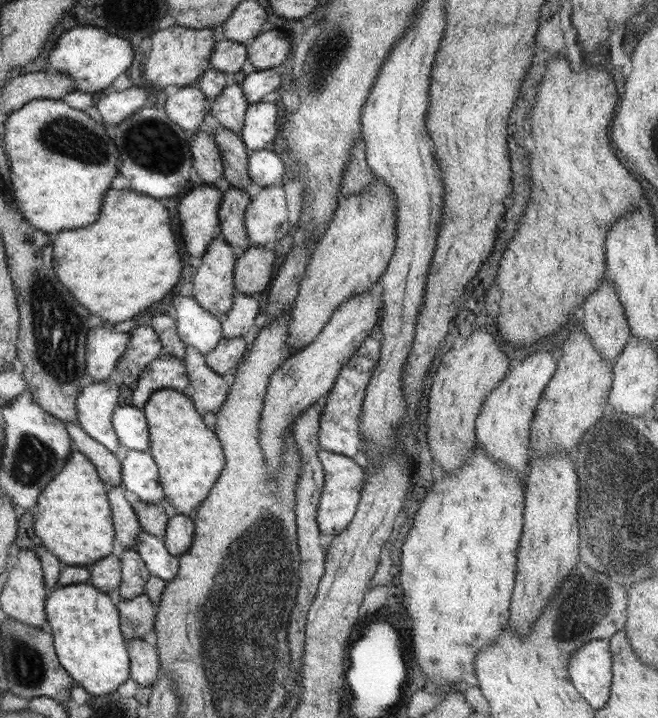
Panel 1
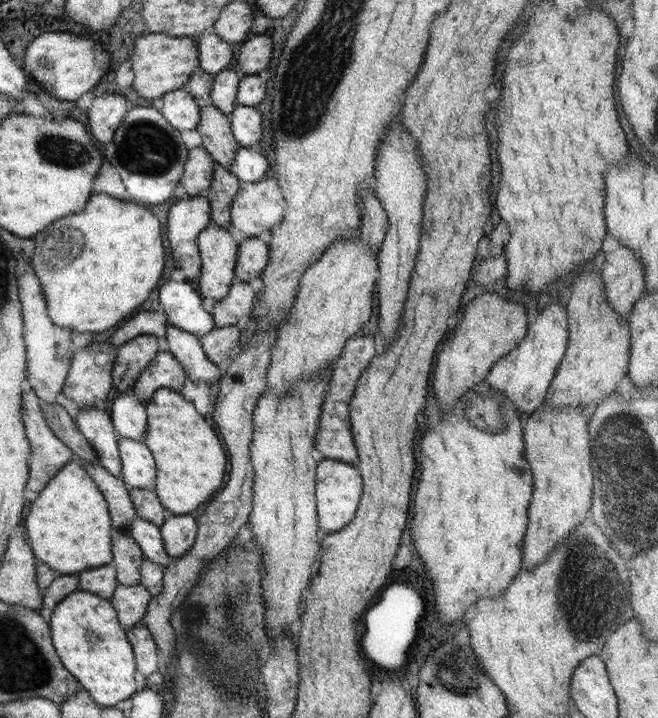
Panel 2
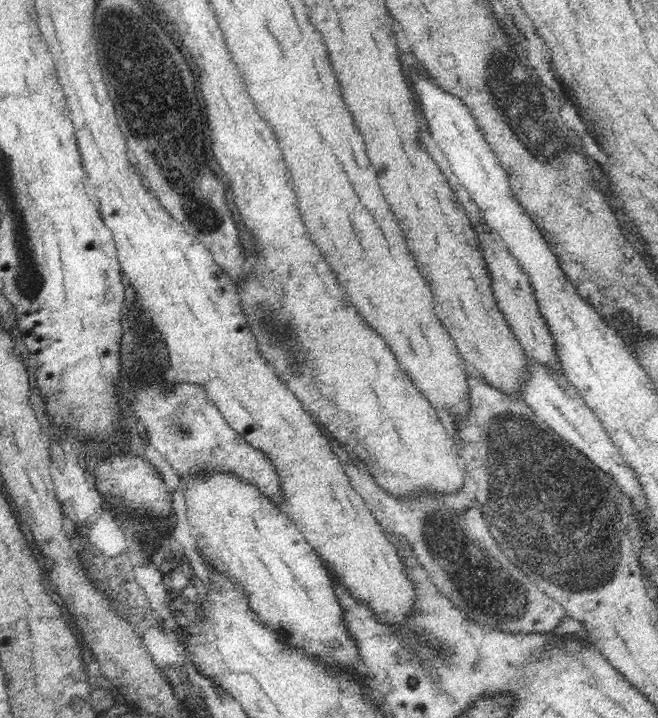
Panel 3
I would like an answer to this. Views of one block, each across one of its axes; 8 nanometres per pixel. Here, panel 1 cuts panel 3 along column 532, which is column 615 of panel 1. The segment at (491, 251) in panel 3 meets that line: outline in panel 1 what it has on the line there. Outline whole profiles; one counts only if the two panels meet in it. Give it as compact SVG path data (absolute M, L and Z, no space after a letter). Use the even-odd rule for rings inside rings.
M604 278L582 306L583 329L594 348L606 360L615 360L624 350L631 332L613 284Z

